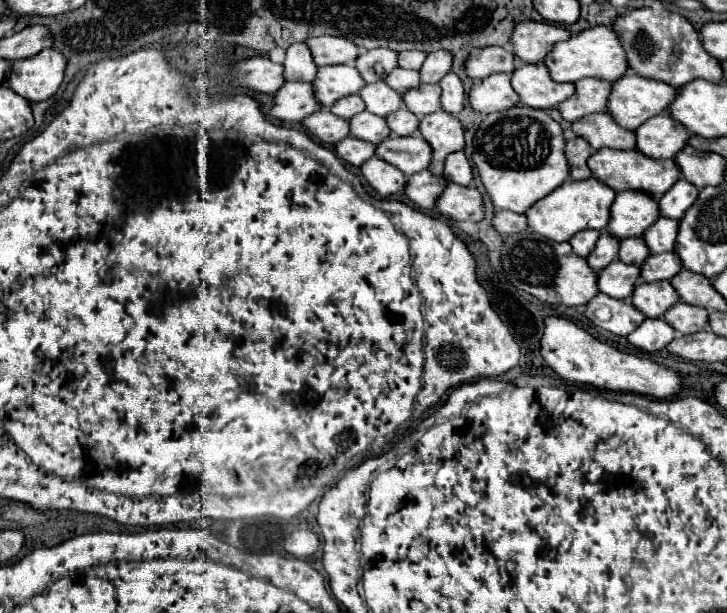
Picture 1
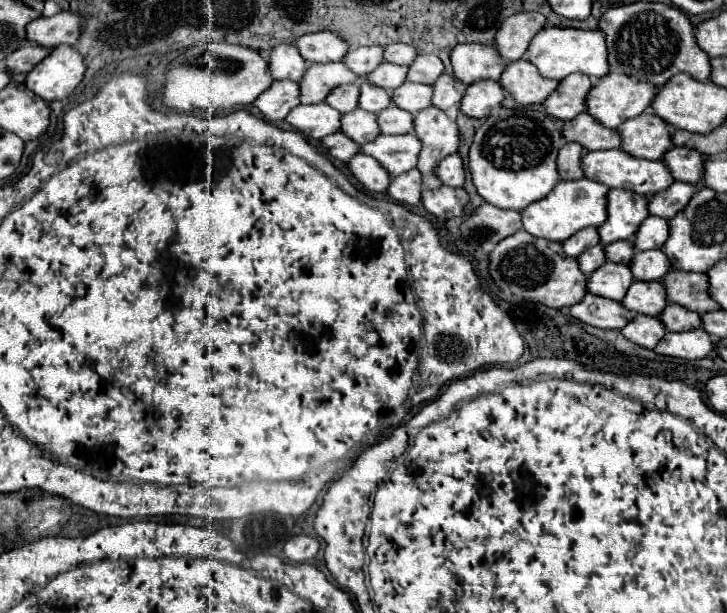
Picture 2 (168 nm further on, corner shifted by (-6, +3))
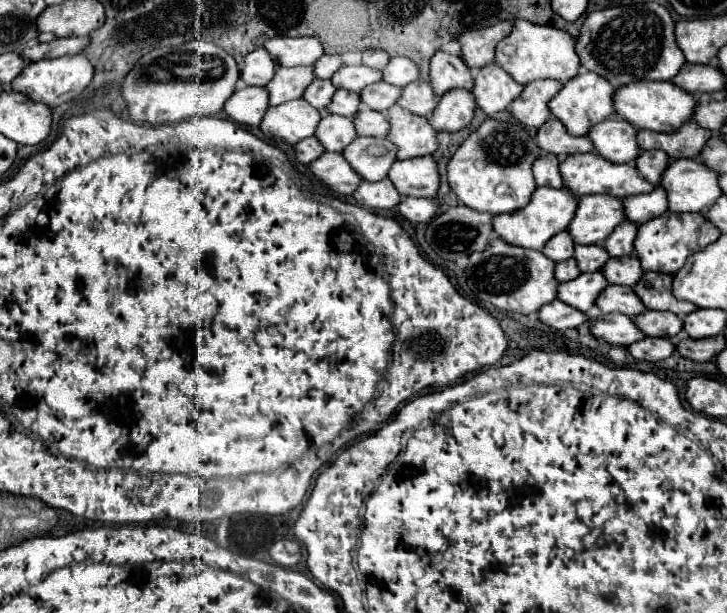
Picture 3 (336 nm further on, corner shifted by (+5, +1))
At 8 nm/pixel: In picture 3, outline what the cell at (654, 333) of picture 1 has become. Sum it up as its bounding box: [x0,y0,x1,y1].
[589,314,645,346]

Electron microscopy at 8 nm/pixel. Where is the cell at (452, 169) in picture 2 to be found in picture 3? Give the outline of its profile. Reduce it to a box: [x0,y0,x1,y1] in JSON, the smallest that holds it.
[389,156,439,198]

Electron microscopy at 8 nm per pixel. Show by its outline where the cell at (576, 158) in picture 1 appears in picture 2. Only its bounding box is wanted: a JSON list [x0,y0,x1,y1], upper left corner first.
[558,142,584,180]

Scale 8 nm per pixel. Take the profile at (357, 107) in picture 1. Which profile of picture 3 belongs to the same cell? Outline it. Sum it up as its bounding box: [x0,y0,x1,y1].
[305,80,337,112]

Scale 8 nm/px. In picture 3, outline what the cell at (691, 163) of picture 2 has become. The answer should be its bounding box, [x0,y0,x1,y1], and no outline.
[637,150,669,186]

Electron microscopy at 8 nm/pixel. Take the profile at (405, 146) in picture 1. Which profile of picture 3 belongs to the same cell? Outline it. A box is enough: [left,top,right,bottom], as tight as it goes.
[343,138,397,182]

